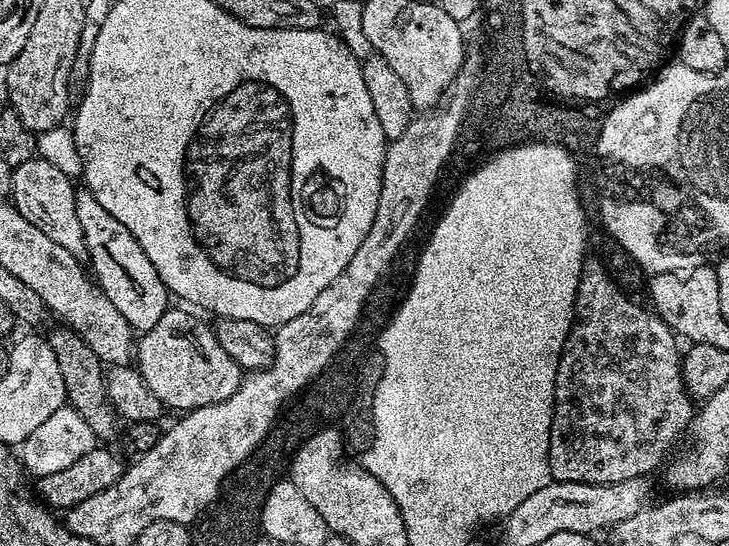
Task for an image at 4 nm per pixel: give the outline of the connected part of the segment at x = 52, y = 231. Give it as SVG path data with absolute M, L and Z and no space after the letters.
M37 158L30 162L22 162L12 170L11 203L34 226L38 226L47 236L54 238L70 254L83 257L86 252L84 244L84 227L78 218L76 209L77 185L72 185L73 177L67 172L58 170L51 162L43 158Z

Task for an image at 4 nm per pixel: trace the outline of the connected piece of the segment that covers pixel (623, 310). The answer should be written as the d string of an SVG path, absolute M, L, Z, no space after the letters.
M598 262L592 264L592 272L586 274L584 286L576 295L576 319L572 321L572 329L564 342L564 349L558 362L556 371L556 403L552 414L552 429L550 430L550 442L548 443L548 470L552 480L562 482L574 482L575 484L612 484L625 482L627 479L647 477L659 466L669 459L668 451L676 444L680 435L685 435L690 424L690 417L694 412L694 400L684 389L683 380L677 376L678 364L672 355L676 352L678 337L655 311L643 308L635 304L614 281L608 277L608 272Z

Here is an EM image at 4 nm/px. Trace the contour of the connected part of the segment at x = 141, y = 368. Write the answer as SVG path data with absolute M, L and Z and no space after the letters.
M176 306L169 307L158 318L158 326L139 337L134 364L146 386L168 410L191 410L222 402L240 389L242 379L240 365L222 348L213 325L203 324L198 317Z

